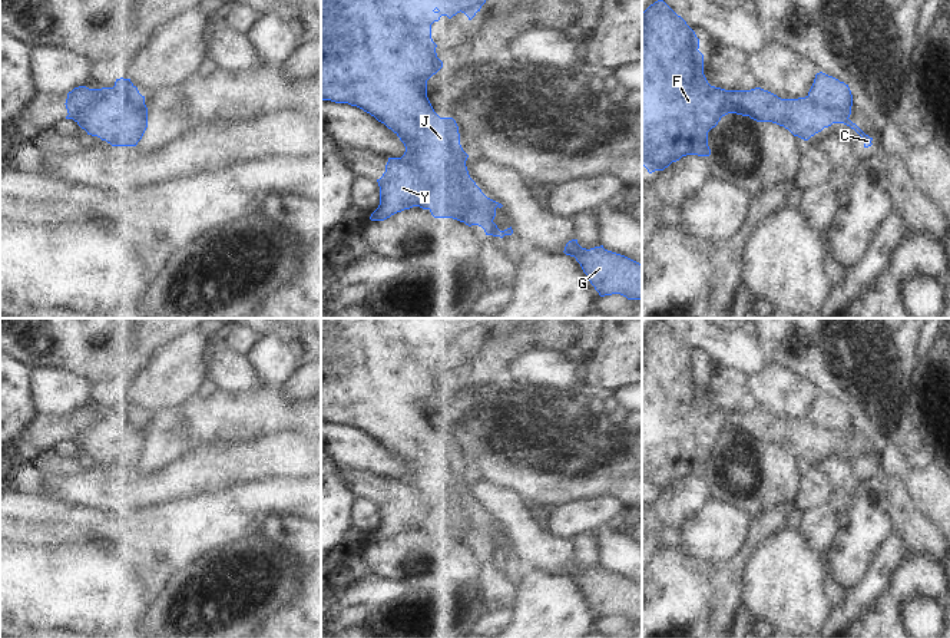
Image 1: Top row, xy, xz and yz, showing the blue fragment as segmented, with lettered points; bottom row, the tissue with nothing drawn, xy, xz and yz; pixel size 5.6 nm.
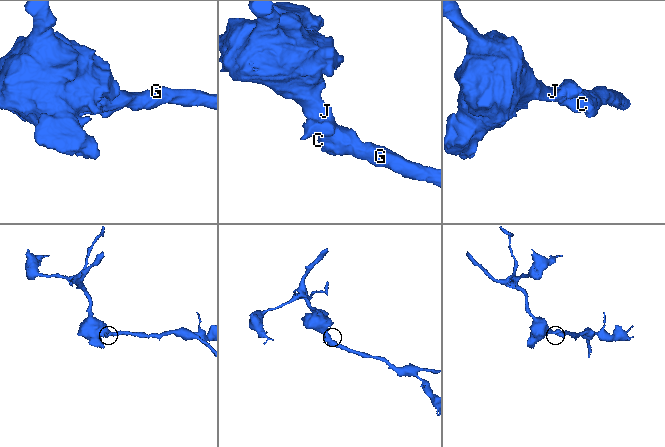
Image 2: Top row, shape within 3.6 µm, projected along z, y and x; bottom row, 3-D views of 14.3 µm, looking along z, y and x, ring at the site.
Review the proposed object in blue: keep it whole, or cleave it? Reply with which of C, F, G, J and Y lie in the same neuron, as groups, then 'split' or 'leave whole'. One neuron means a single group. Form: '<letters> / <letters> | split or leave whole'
C F G J / Y | split

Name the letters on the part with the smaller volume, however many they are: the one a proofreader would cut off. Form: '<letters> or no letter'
Y

